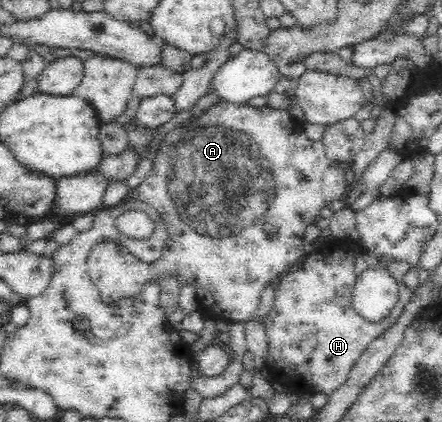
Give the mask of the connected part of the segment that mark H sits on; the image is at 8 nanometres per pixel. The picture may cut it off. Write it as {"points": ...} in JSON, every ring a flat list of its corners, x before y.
{"points":[[329,237,322,241,318,249,306,254,300,264,283,274,278,280,274,291,274,302,264,323,268,347,264,358,264,369,269,372,271,381,278,382,296,395,312,398,317,393,325,393,331,397,352,374,353,367,369,344,387,331,397,317,401,315,405,303,411,299,412,290,404,284,405,274,413,269,403,259,391,259,384,262,387,271,396,279,400,289,398,301,377,323,363,319,352,306,352,291,356,279,360,276,363,267,355,267,361,257,365,257,367,249,361,243,351,242,348,238,335,239]]}

